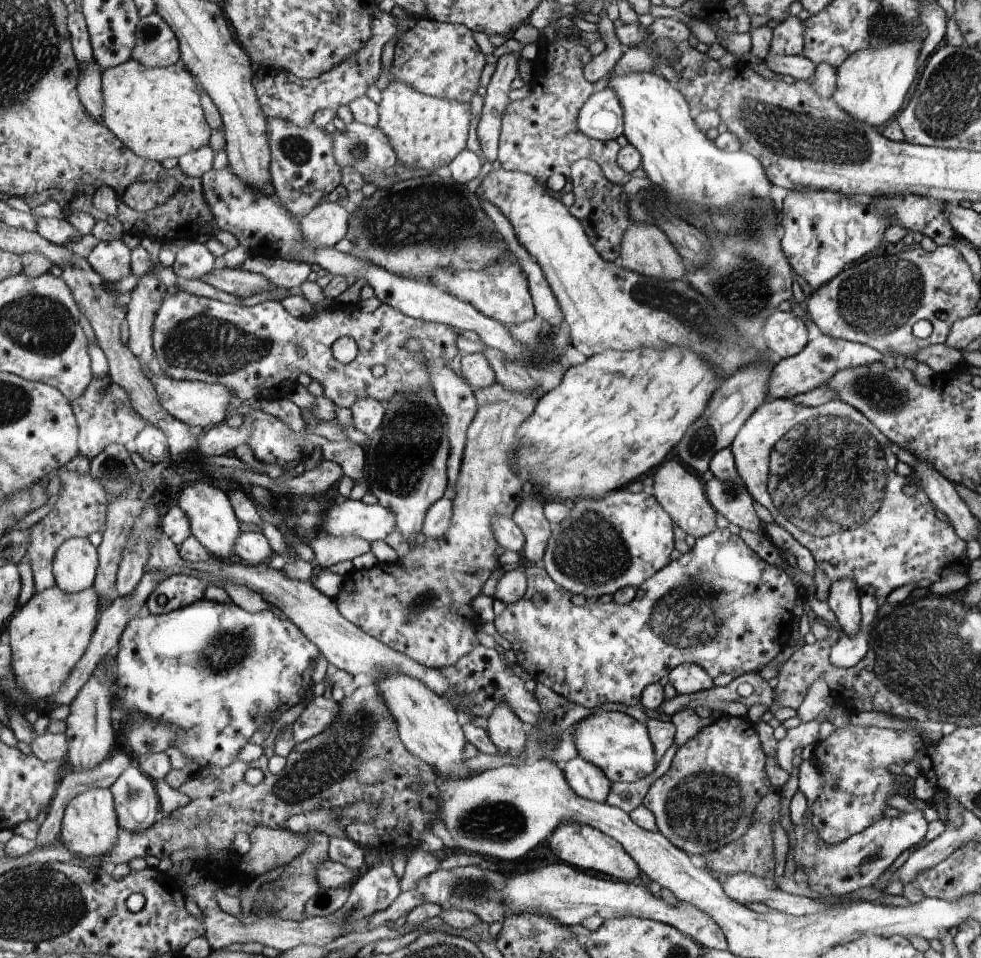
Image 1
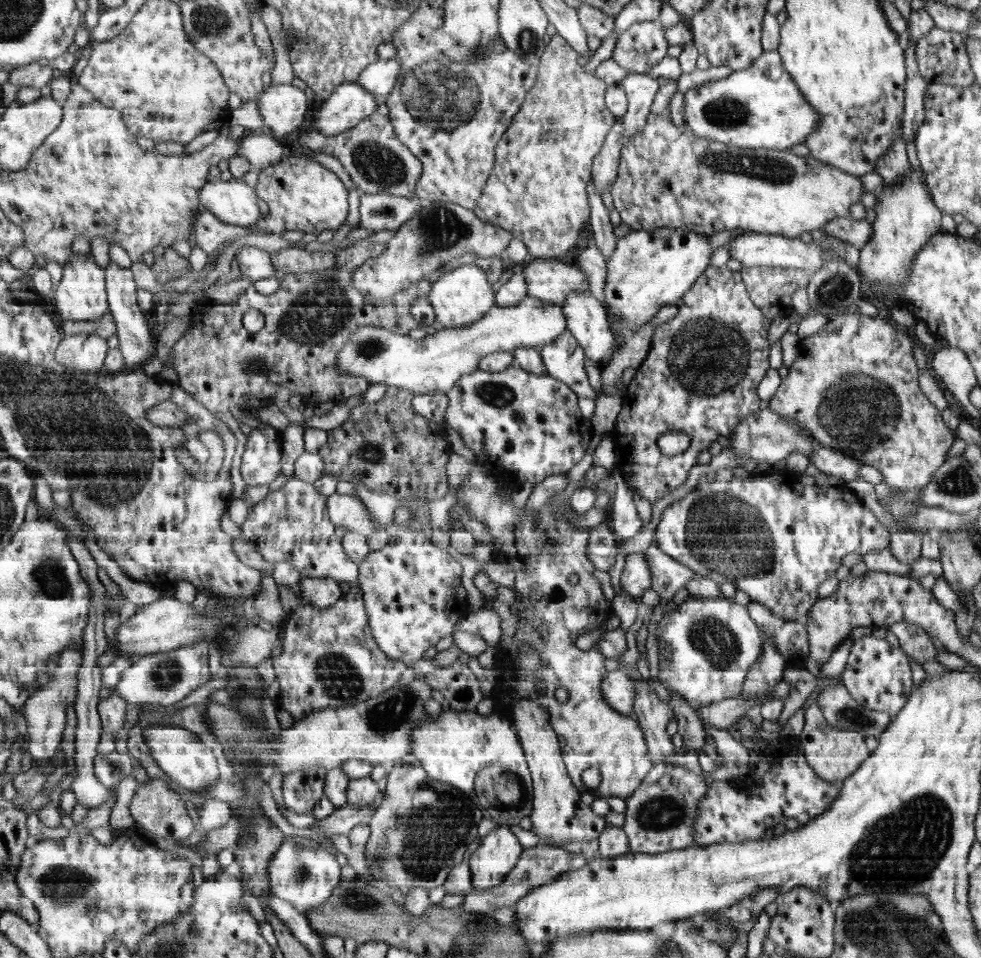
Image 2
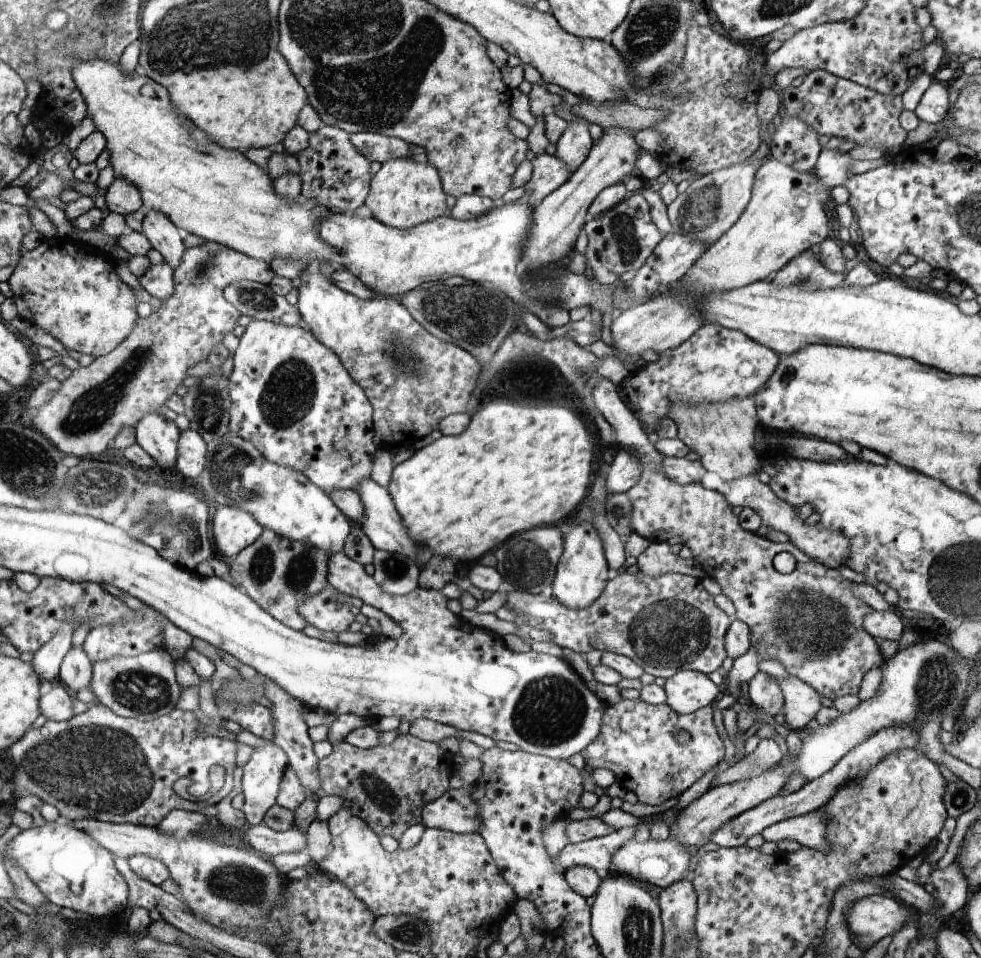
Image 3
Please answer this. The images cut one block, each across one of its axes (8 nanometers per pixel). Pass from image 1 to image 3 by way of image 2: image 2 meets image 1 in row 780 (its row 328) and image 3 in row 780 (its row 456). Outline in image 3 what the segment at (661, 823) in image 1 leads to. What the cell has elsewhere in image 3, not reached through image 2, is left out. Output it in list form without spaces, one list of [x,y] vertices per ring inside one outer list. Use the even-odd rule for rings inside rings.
[[[621,700],[615,706],[607,706],[605,718],[603,718],[605,720],[603,732],[589,748],[585,748],[583,756],[591,768],[611,770],[615,774],[615,782],[619,782],[625,792],[633,792],[641,804],[659,806],[659,804],[667,802],[669,798],[677,798],[705,770],[709,770],[711,766],[719,764],[719,760],[723,760],[723,742],[717,736],[717,730],[711,720],[713,718],[711,712],[713,712],[713,708],[707,706],[707,708],[697,710],[695,714],[679,716],[665,702],[659,706],[651,706],[643,700]],[[677,732],[687,732],[691,738],[689,744],[677,744],[673,738],[673,734],[677,734]]]

